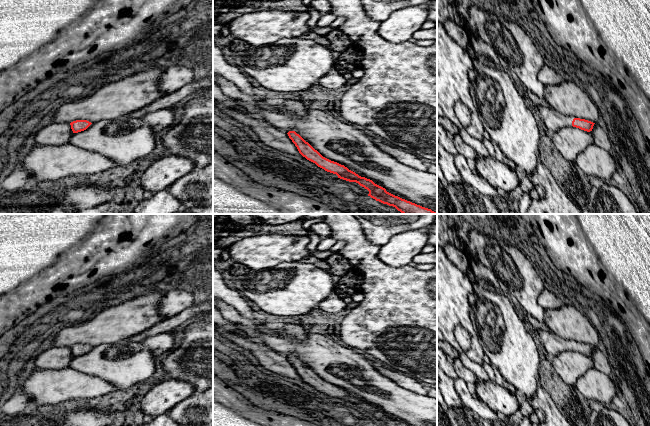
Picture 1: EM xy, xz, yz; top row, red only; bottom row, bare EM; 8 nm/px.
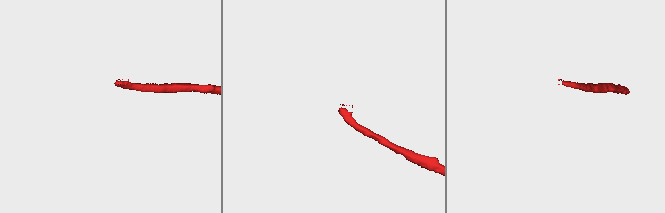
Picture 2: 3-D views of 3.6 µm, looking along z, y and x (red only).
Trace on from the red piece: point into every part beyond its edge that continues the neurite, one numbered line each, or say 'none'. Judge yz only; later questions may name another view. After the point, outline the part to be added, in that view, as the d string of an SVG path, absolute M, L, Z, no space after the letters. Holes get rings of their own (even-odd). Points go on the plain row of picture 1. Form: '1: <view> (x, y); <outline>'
1: yz (552, 344); M535 330L540 337L544 350L553 358L566 350L572 350L574 341L565 340L555 335L549 330Z

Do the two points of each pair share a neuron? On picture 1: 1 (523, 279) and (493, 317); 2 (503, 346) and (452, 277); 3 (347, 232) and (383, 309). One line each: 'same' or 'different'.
1: different
2: different
3: same

